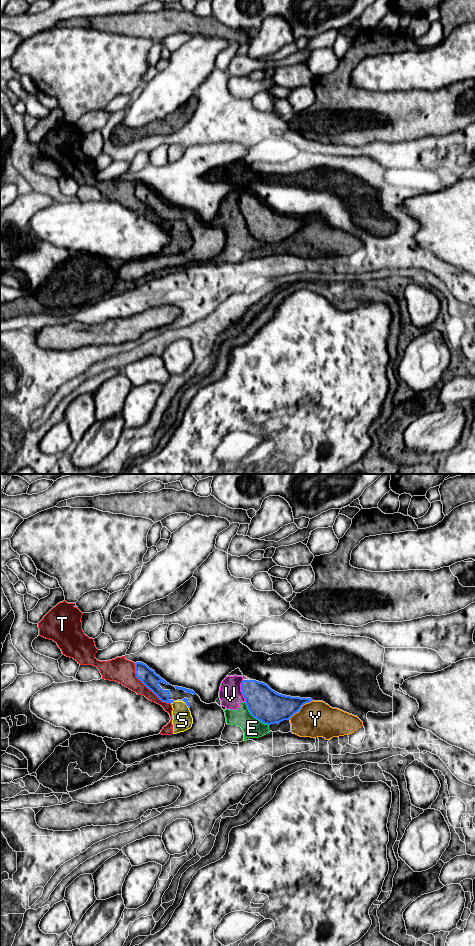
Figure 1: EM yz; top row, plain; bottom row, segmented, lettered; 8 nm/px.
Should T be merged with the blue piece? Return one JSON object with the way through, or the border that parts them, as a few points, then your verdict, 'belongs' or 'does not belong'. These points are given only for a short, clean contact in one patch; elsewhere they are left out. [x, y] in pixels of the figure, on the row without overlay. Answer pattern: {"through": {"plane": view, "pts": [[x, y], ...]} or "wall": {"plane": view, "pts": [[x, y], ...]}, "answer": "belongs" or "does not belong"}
{"answer": "does not belong"}

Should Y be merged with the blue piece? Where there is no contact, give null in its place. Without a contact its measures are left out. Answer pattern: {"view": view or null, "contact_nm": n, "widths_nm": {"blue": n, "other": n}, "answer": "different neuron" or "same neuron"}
{"view": "yz", "contact_nm": 260, "widths_nm": {"blue": 260, "other": 280}, "answer": "different neuron"}

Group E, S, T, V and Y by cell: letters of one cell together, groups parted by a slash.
E S T V Y

